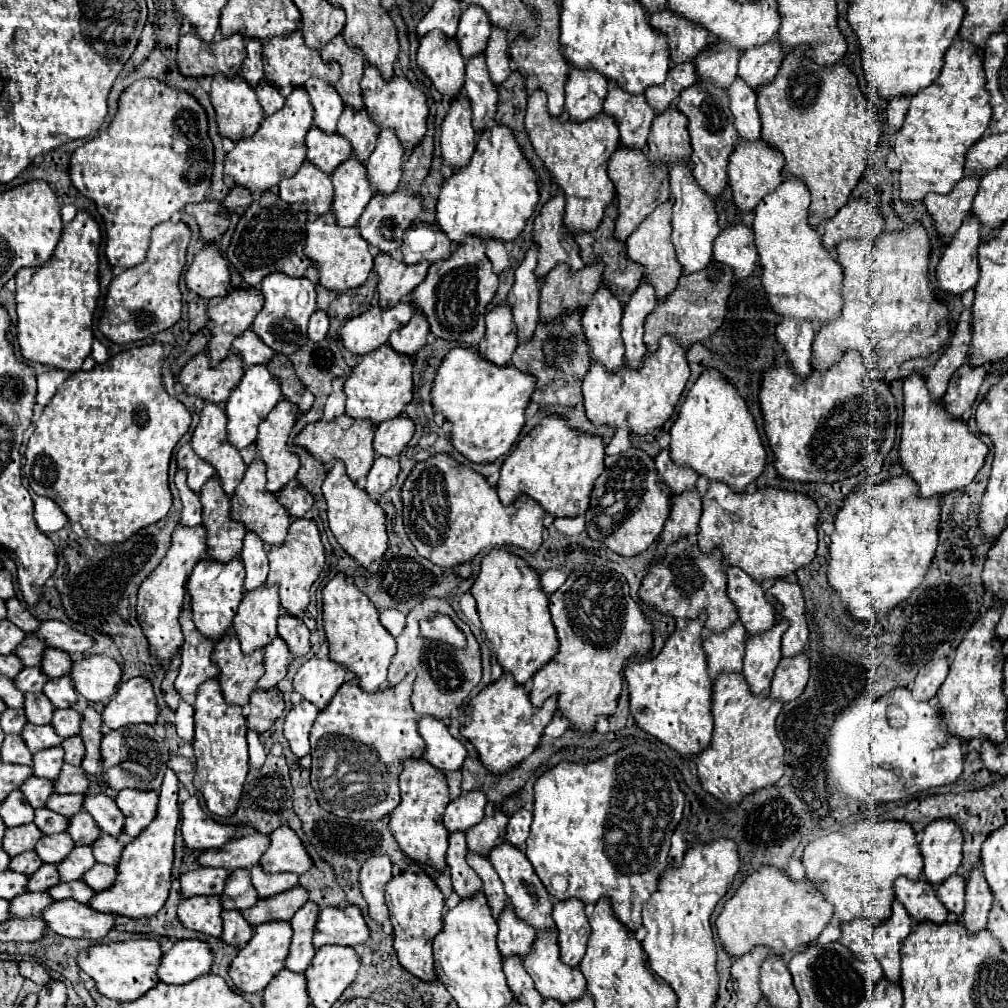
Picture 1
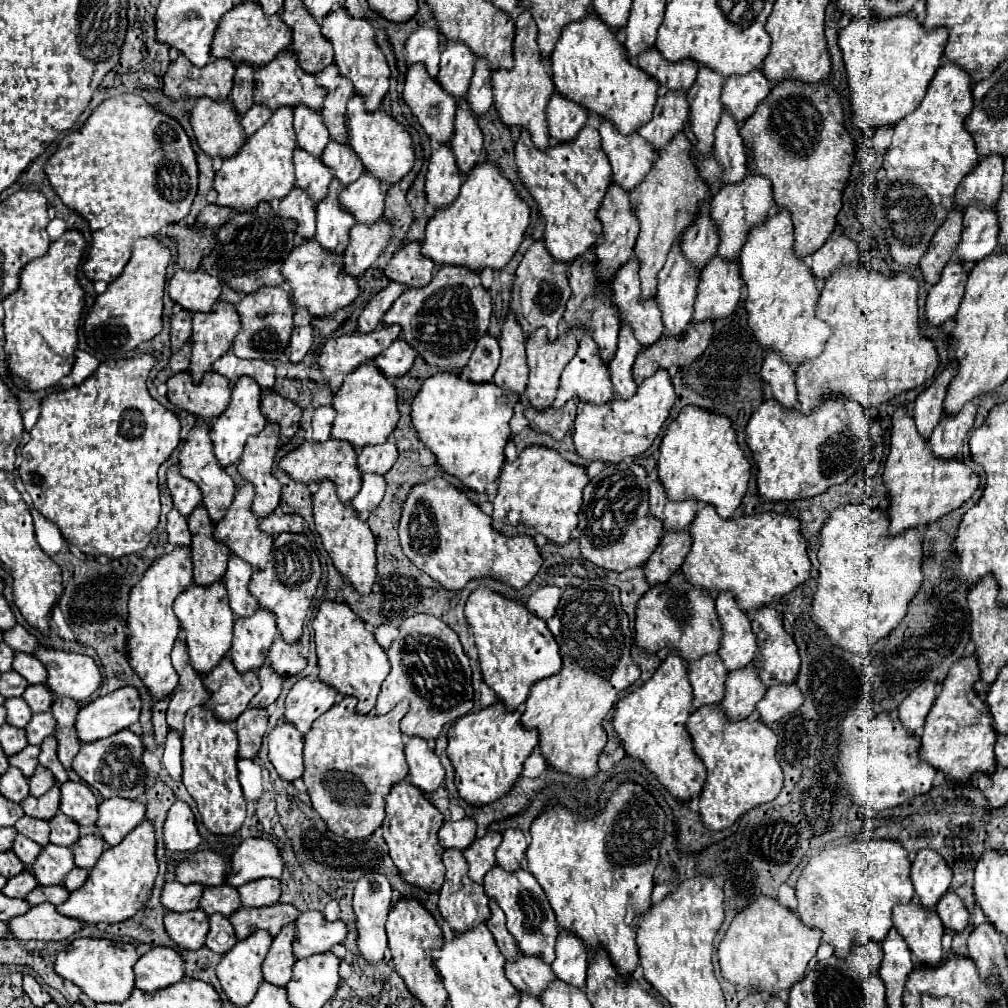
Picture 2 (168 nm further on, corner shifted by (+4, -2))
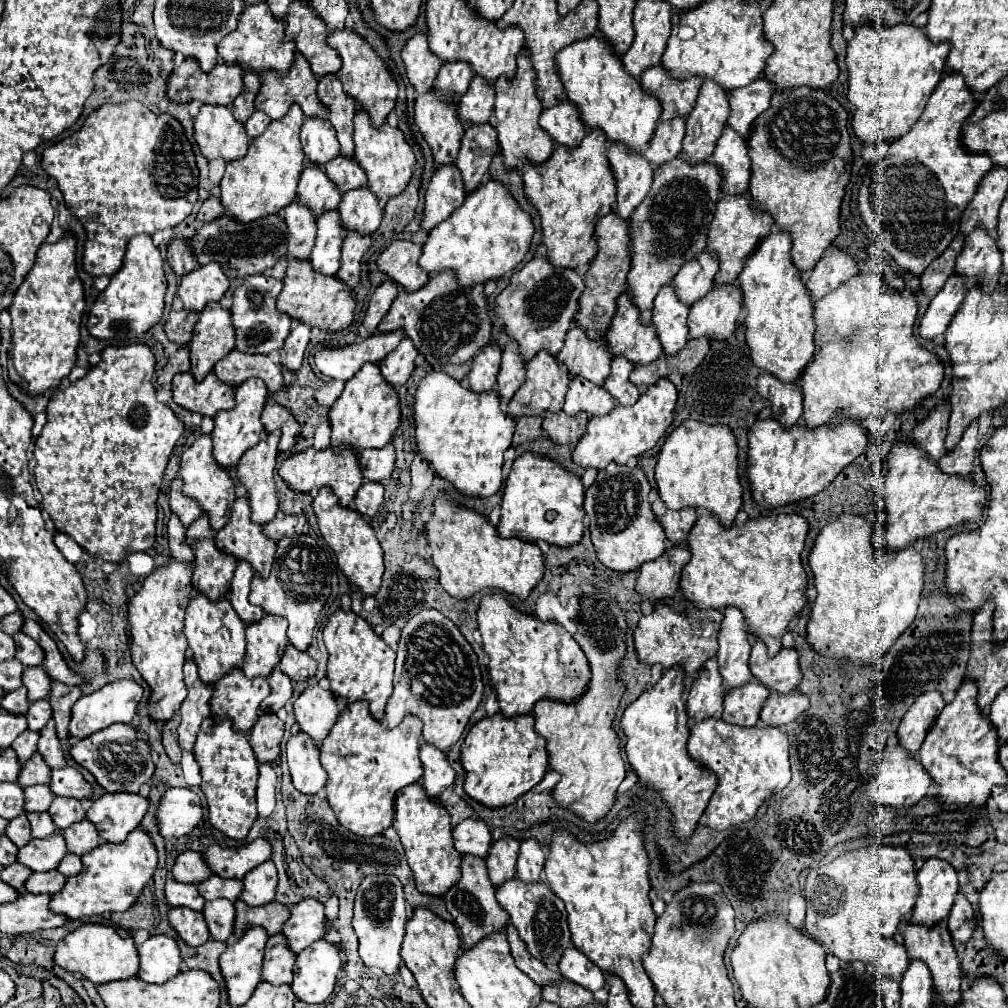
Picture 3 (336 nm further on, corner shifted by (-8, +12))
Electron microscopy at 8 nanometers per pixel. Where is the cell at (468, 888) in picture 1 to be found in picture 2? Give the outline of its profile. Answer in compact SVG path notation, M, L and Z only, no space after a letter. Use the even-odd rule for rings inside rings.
M447 848L443 852L443 864L447 868L445 874L445 882L439 890L439 910L443 914L443 918L449 922L449 926L457 932L457 930L467 930L479 922L485 922L491 912L489 912L489 900L485 894L485 888L477 882L473 882L467 876L467 864L465 858L461 856L461 852L457 848Z

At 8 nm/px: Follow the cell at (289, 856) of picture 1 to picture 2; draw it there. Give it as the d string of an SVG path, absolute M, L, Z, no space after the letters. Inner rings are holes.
M247 838L231 858L233 868L229 872L227 884L241 886L259 878L281 878L285 862L281 850L273 840L267 838Z

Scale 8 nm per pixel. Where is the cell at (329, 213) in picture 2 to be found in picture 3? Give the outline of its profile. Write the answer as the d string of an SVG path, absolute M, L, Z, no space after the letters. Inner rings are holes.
M329 210L329 214L317 218L317 238L309 256L313 270L325 276L337 272L343 238L345 234L341 234L341 226L337 226L337 210Z

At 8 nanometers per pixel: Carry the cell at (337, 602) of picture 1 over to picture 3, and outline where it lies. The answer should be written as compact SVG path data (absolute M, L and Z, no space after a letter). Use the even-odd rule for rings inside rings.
M337 610L325 630L323 640L329 652L327 662L327 678L331 682L331 692L335 698L343 698L349 704L357 700L369 702L369 712L375 720L383 720L385 704L393 692L393 668L395 668L395 652L383 642L381 636L373 632L373 628L357 614Z

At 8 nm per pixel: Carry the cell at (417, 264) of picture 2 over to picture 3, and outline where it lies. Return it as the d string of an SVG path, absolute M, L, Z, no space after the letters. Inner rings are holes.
M397 240L381 252L381 256L377 258L377 270L407 292L419 290L429 280L429 274L425 274L425 270L421 270L417 264L419 256L419 244L413 244L409 240Z

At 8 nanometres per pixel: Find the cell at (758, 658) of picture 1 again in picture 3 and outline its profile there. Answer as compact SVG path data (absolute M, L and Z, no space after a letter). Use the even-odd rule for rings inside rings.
M753 680L741 688L731 690L723 702L723 720L737 726L755 726L767 696L769 690Z

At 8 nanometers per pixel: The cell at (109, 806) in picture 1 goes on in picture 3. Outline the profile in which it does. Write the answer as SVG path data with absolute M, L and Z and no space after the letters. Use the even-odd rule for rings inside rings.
M55 768L51 770L51 782L49 788L55 796L69 796L69 798L89 798L91 796L91 784L87 784L79 770L75 768Z

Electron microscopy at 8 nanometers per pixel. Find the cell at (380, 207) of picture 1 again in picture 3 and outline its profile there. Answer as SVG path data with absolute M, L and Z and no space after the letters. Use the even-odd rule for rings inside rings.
M347 234L341 246L341 268L337 278L347 284L349 290L355 290L361 280L361 258L371 246L371 238L361 238L361 234Z

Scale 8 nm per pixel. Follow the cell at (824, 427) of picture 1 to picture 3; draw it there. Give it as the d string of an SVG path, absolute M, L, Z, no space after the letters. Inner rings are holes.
M771 418L759 420L749 430L745 468L753 500L757 506L773 510L815 496L827 488L845 466L863 454L865 444L867 430L857 422L845 422L845 426L837 426L837 430L829 430L825 426L817 430L805 430L801 424L793 426L793 430L785 430Z

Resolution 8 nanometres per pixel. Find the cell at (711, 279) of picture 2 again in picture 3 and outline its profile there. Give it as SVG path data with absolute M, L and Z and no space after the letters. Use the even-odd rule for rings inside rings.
M737 284L713 286L713 290L689 310L689 338L727 340L741 312L741 292Z

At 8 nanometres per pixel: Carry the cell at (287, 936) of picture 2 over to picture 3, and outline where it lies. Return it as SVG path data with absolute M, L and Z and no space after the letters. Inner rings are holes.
M279 934L271 936L263 952L261 980L269 984L291 984L293 982L293 962L295 954L285 946L285 938Z

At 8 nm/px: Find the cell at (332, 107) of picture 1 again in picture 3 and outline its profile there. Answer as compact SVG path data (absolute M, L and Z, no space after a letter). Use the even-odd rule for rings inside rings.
M305 118L301 128L301 146L307 162L315 166L323 166L339 154L337 134L333 134L331 122L317 122L315 118Z

